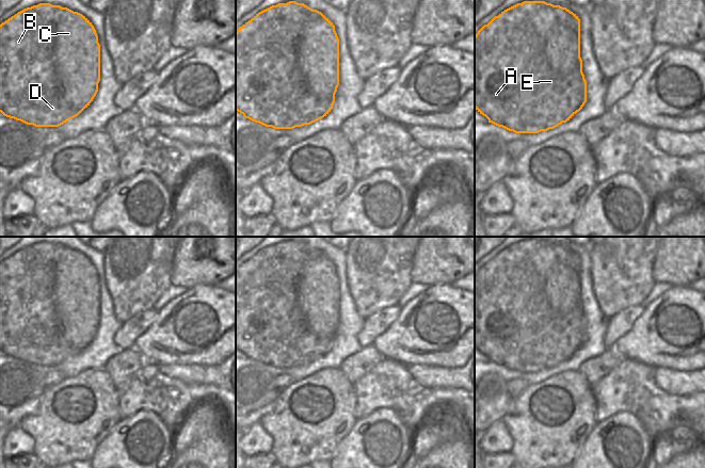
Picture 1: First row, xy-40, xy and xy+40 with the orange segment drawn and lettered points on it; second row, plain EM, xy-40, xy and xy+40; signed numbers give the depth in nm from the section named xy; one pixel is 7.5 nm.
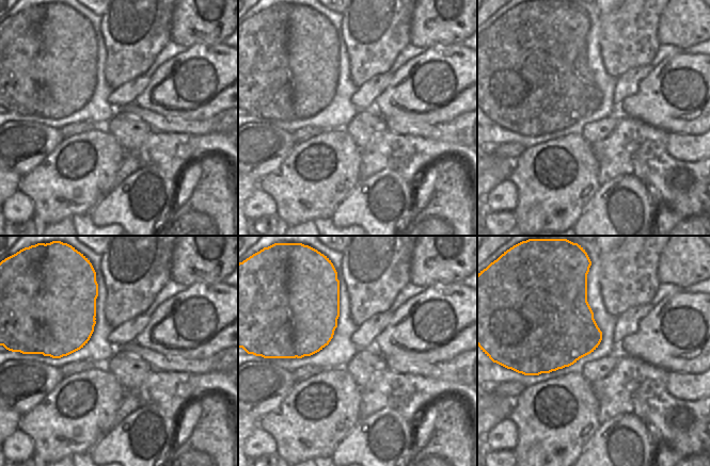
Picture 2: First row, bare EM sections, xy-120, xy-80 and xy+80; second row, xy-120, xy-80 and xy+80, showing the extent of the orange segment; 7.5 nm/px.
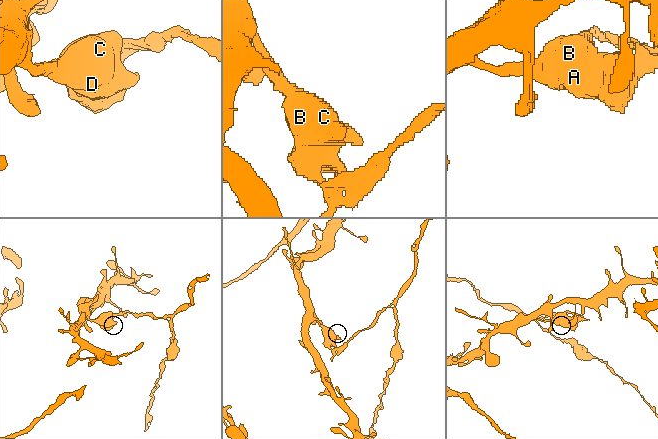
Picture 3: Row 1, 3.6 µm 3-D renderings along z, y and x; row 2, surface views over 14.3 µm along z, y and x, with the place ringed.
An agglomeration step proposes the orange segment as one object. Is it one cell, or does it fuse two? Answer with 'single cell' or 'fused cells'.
fused cells

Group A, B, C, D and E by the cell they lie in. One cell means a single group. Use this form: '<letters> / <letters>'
A B D E / C

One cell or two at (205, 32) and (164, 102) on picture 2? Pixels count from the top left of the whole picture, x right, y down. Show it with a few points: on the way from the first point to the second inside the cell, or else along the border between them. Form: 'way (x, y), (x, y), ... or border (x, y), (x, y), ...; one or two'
border (221, 42), (191, 45), (186, 49); two

